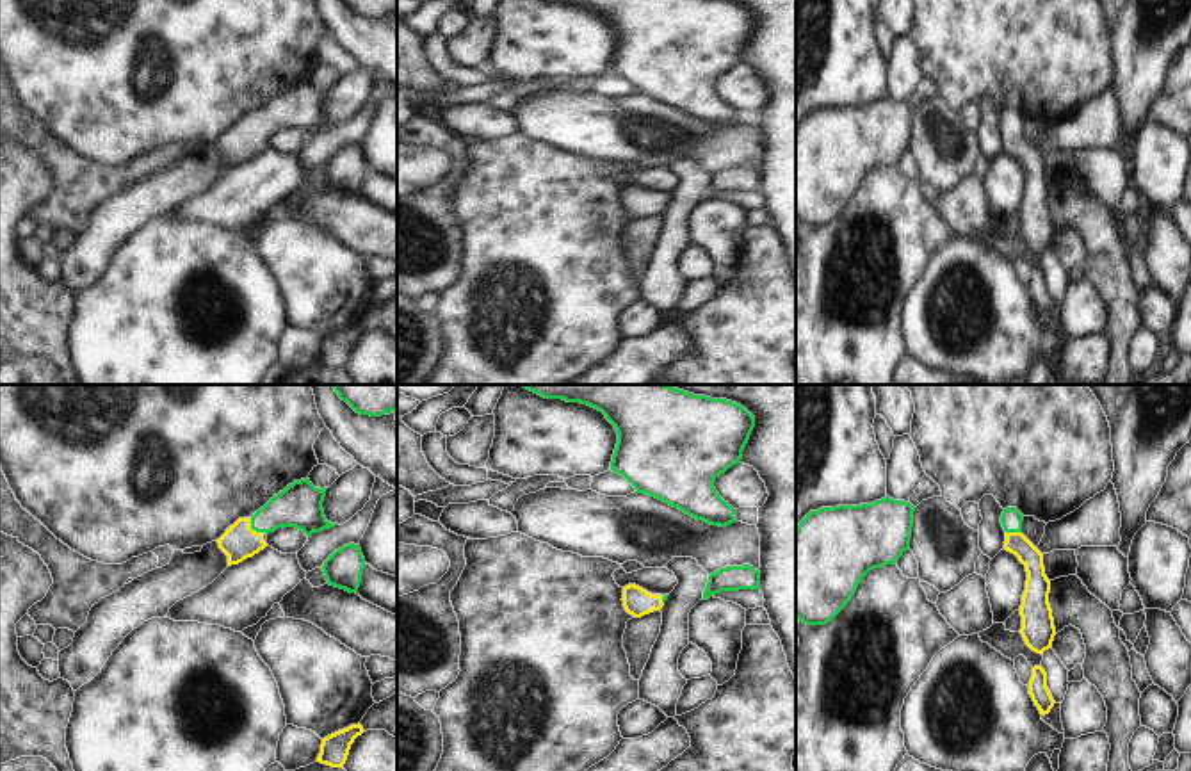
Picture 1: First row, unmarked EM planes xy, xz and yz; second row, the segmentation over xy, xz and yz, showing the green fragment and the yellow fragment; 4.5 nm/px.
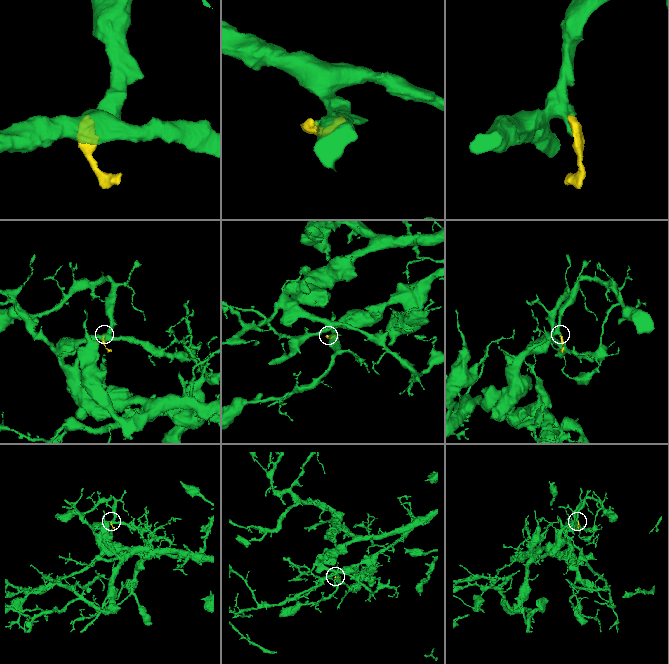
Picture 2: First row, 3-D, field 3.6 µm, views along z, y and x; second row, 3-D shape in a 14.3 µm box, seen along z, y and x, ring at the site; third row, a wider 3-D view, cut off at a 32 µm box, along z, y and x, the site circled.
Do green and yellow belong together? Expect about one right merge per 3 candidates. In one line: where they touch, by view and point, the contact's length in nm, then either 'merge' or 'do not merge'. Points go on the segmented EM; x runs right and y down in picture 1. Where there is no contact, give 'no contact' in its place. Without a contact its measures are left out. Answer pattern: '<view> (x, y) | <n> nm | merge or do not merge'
yz (1013, 531) | 70 nm | merge

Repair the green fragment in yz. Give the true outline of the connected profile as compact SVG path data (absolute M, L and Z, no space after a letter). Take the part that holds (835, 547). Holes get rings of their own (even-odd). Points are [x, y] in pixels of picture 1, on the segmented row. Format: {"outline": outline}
{"outline": "M890 497L810 511L796 529L796 618L830 623L871 570L895 564L910 548L913 511Z"}

